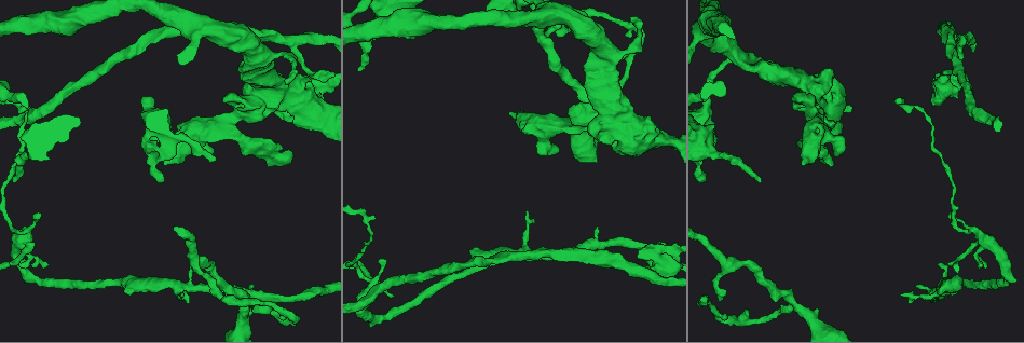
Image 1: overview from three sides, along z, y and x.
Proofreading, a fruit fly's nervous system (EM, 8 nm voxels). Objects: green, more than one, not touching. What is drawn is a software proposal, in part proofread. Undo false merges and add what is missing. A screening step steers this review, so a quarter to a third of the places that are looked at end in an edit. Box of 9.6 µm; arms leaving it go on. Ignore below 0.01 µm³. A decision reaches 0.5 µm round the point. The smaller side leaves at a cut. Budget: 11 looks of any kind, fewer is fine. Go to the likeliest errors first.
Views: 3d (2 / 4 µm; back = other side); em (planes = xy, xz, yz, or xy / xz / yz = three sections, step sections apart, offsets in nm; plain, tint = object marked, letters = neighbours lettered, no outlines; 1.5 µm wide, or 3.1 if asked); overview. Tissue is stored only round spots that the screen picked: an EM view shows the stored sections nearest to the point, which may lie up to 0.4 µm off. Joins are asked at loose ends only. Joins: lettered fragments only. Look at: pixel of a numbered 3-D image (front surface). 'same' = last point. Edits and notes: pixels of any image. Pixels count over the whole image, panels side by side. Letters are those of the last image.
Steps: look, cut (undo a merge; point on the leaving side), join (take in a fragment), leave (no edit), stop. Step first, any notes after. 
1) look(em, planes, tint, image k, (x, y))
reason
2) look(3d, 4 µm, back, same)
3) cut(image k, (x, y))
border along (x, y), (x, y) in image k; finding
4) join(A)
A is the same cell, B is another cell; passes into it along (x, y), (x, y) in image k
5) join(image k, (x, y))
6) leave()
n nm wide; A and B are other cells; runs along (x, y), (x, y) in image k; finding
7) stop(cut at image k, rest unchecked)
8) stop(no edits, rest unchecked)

look(em, xz, step 4, letters, image 1, (527, 212))
an open end

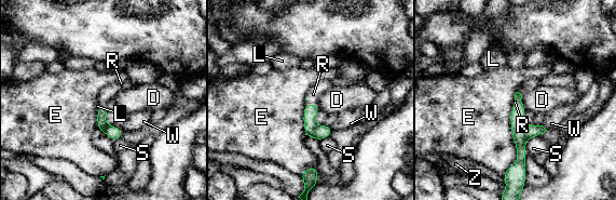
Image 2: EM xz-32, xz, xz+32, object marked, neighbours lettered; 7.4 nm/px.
look(em, planes, letters, same)
cut it another way

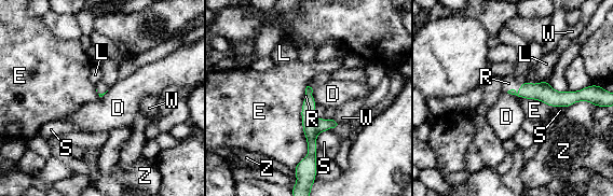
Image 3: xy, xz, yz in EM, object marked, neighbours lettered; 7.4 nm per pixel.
join(R)
E touches over 600 nm; R is the same cell, D, E, L, S, W and Z are other cells; it goes on there

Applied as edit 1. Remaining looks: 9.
look(overview)

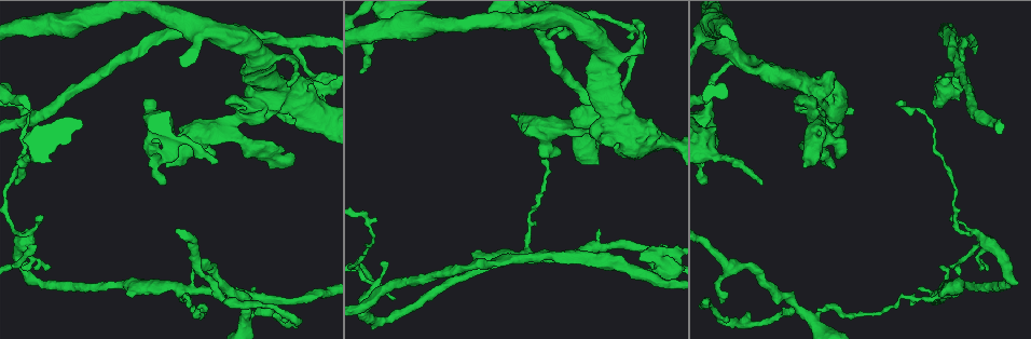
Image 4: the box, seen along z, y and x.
look(em, planes, letters, image 4, (794, 303))
branch point

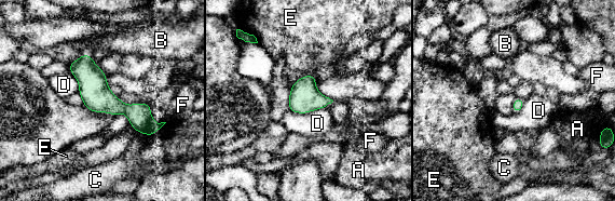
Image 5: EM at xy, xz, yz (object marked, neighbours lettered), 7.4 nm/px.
leave()
80 nm wide; A, B, C, D, E and F are other cells; continuous, no second neuron

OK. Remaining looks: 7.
look(em, xz, step 4, letters, image 4, (936, 102))
branch stops here

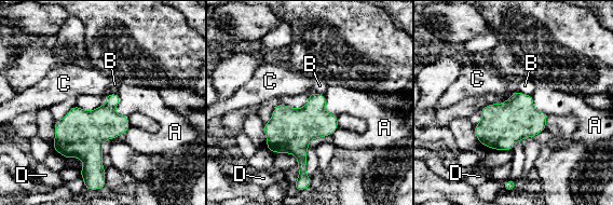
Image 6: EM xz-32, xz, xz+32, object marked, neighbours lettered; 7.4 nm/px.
look(em, planes, letters, same)
cut it another way

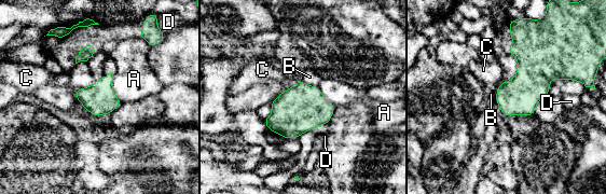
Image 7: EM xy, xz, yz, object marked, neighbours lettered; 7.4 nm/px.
leave()
A touches over 220 nm; A, B, C and D are other cells; border along (300, 79), (311, 85), (318, 86) in image 7; none of them fits

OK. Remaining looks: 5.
look(3d, 4 µm, image 4, (299, 47))
three-way junction

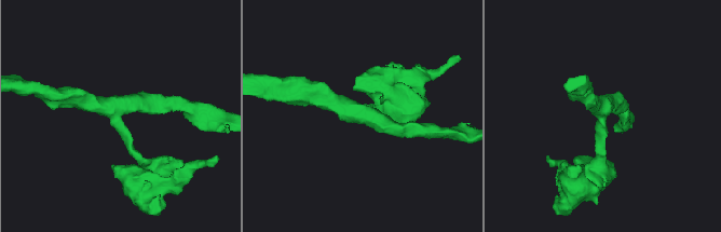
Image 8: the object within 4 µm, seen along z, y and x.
look(em, planes, letters, image 8, (602, 111))
3 arms

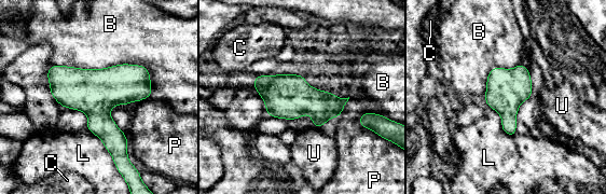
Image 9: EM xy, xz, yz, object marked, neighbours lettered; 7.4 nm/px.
leave()
300 nm wide; B, C, L, P and U are other cells; border along (86, 128), (101, 141), (118, 170) in image 9; one neuron here

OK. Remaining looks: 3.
stop(join at image 3, rest unchecked)

